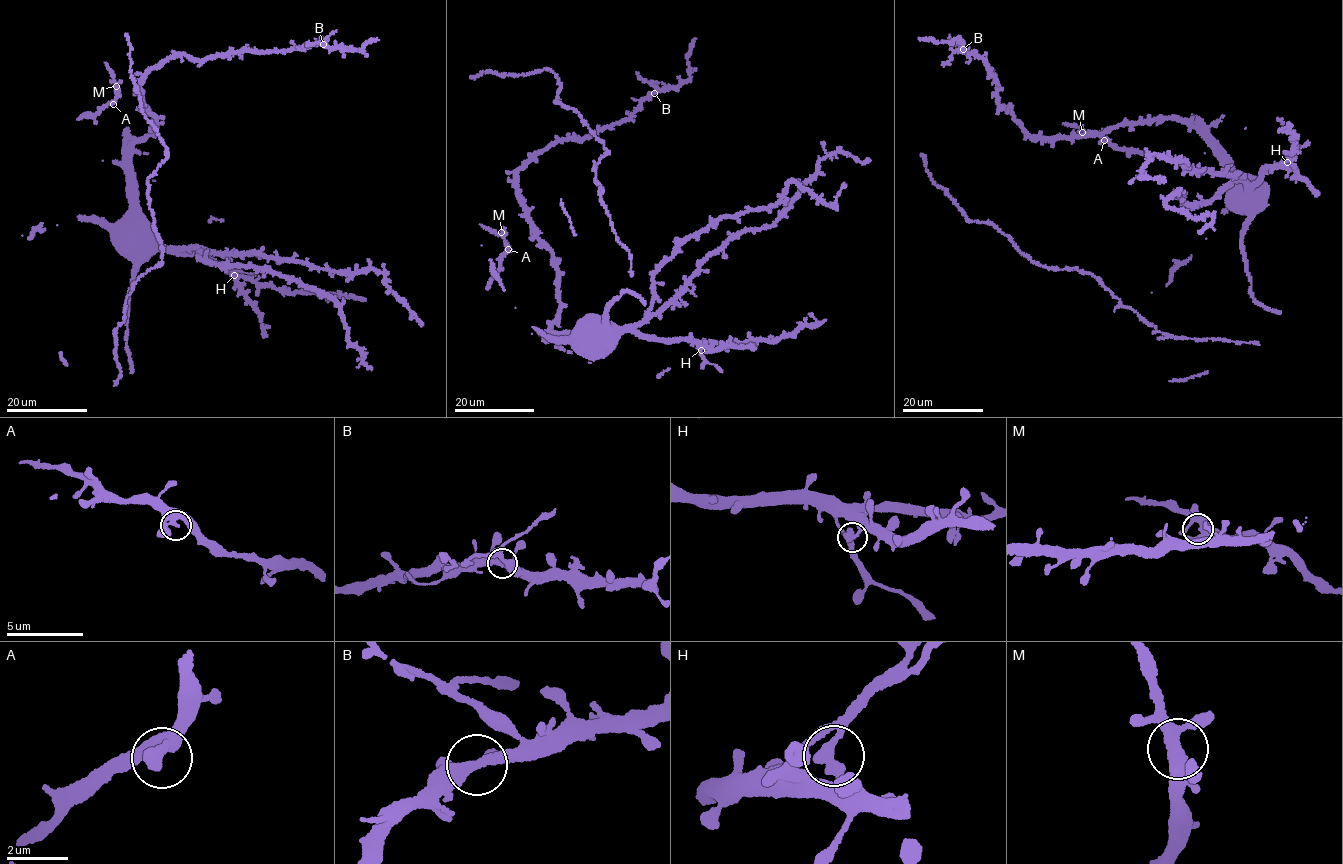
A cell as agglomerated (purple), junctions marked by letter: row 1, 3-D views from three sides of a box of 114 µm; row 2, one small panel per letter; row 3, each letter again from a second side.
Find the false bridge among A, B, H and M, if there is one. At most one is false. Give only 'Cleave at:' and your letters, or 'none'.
Cleave at: none

